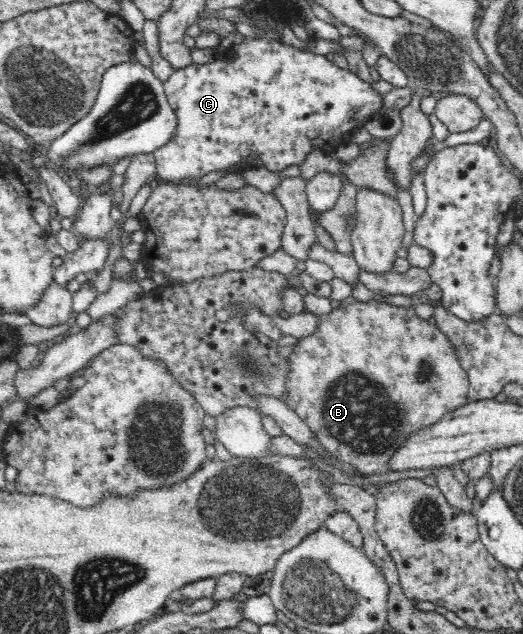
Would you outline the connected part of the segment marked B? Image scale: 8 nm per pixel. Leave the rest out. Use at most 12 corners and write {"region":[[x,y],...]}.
{"region":[[373,299],[319,316],[283,401],[386,473],[466,405],[437,325]]}

